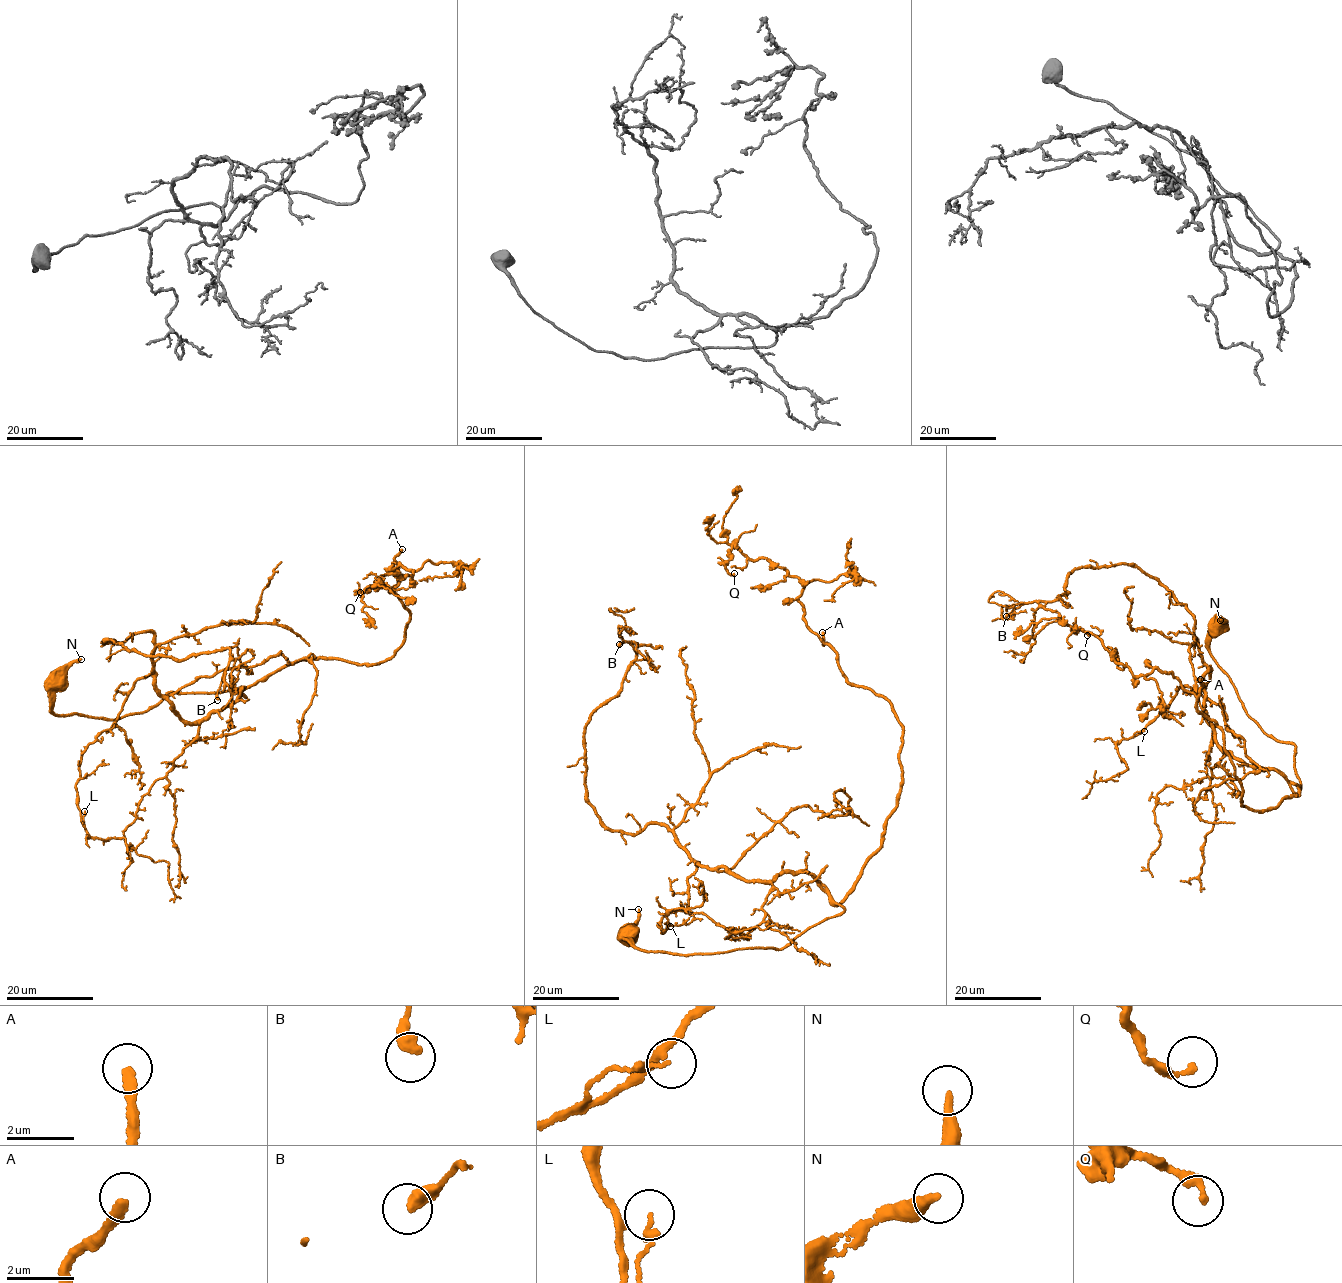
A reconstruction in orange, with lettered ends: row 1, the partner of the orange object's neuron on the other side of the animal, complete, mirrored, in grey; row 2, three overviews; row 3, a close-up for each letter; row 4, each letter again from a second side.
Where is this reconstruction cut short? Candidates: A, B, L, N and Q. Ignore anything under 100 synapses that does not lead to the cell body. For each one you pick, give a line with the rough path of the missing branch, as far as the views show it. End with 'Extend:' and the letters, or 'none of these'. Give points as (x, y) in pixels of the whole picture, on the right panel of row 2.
A: Course of what is missing: (1200, 679), (1190, 653), (1170, 644), (1128, 655), (1091, 647), (1070, 653), (1061, 666), (1077, 698), (1082, 695)
Extend: A

